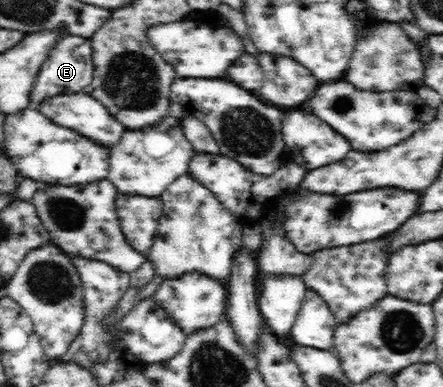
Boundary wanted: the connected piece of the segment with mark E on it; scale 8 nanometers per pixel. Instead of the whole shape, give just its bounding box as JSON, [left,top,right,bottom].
[30,34,93,103]

